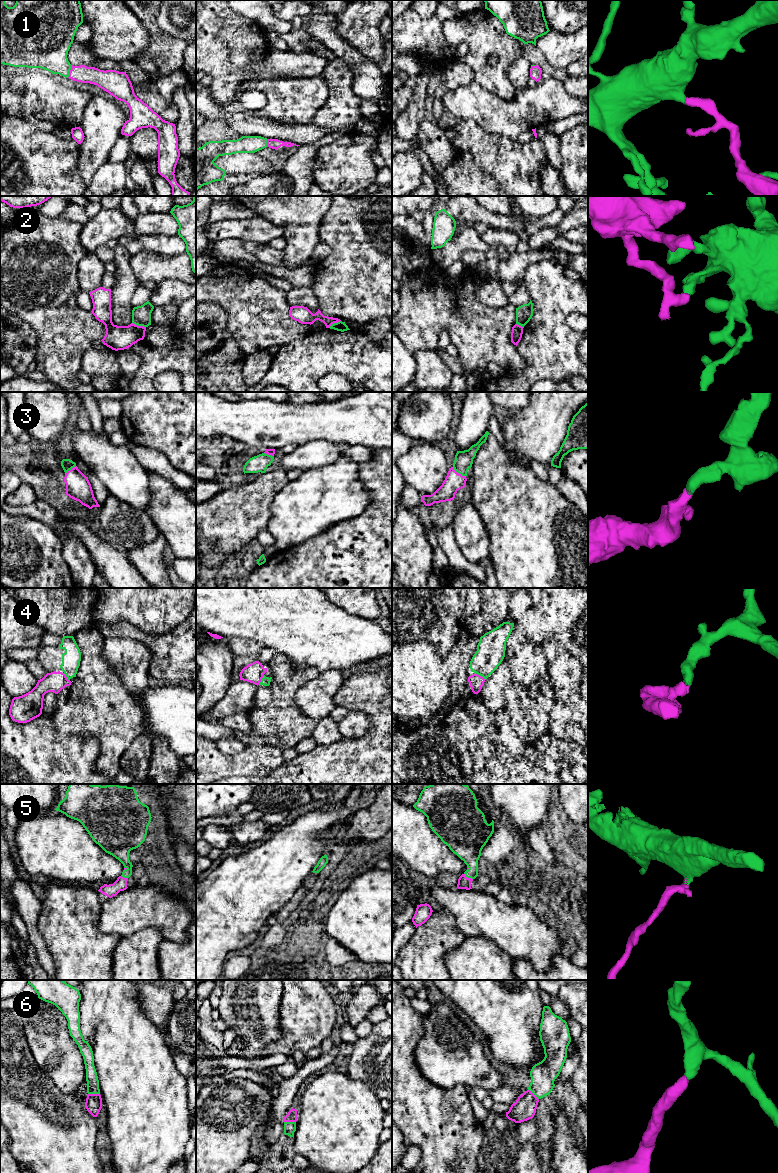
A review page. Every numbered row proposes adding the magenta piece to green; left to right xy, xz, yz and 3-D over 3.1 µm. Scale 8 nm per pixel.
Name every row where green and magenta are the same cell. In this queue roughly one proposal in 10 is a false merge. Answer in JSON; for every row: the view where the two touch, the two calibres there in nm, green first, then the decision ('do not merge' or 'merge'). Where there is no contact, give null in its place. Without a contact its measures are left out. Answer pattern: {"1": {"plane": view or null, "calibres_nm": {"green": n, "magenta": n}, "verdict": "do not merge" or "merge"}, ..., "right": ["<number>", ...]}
{"1": {"plane": "xy", "calibres_nm": {"green": 320, "magenta": 140}, "verdict": "merge"}, "2": {"plane": "xy", "calibres_nm": {"green": 160, "magenta": 190}, "verdict": "do not merge"}, "3": {"plane": "yz", "calibres_nm": {"green": 150, "magenta": 150}, "verdict": "merge"}, "4": {"plane": "xz", "calibres_nm": {"green": 70, "magenta": 160}, "verdict": "merge"}, "5": {"plane": "yz", "calibres_nm": {"green": 220, "magenta": 100}, "verdict": "merge"}, "6": {"plane": "xy", "calibres_nm": {"green": 100, "magenta": 140}, "verdict": "merge"}, "right": ["1", "3", "4", "5", "6"]}

